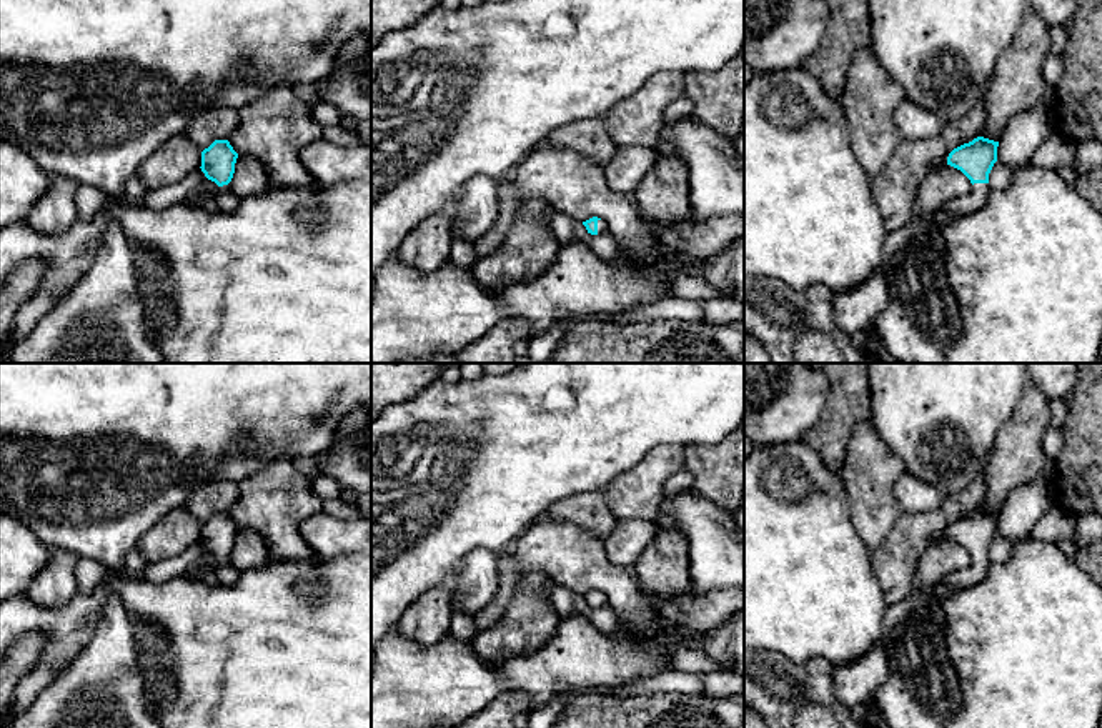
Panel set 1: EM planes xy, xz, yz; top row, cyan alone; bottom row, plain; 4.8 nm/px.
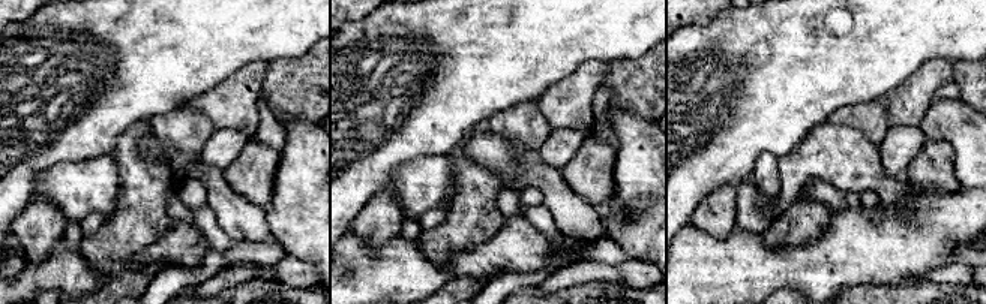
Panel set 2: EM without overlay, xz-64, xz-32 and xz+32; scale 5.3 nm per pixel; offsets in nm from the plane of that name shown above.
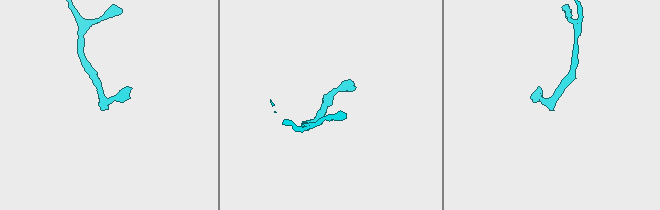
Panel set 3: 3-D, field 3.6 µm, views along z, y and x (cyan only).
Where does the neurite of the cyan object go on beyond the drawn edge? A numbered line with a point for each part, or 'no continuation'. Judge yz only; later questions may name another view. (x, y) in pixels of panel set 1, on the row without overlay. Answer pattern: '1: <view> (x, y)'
1: yz (977, 568)

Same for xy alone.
1: xy (227, 573)

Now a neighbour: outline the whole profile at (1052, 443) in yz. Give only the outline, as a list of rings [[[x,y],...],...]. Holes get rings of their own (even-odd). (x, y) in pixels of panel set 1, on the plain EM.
[[[1062,426],[1049,428],[1044,435],[1042,448],[1050,460],[1057,460],[1064,446],[1064,430]]]

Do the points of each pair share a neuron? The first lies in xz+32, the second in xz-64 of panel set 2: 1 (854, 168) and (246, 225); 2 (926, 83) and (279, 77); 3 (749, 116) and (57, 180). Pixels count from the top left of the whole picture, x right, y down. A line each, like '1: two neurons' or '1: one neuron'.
1: one neuron
2: two neurons
3: two neurons

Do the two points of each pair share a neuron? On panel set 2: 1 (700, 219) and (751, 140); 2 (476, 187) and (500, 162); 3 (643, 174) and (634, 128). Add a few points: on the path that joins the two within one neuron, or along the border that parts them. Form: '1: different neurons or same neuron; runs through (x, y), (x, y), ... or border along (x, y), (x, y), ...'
1: different neurons; border along (734, 184), (715, 187), (694, 211)
2: different neurons; border along (462, 150), (470, 160), (491, 169), (505, 186)
3: same neuron; runs through (643, 162), (638, 140)

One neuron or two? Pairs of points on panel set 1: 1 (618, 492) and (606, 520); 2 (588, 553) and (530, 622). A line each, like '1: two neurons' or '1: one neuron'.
1: two neurons
2: two neurons

